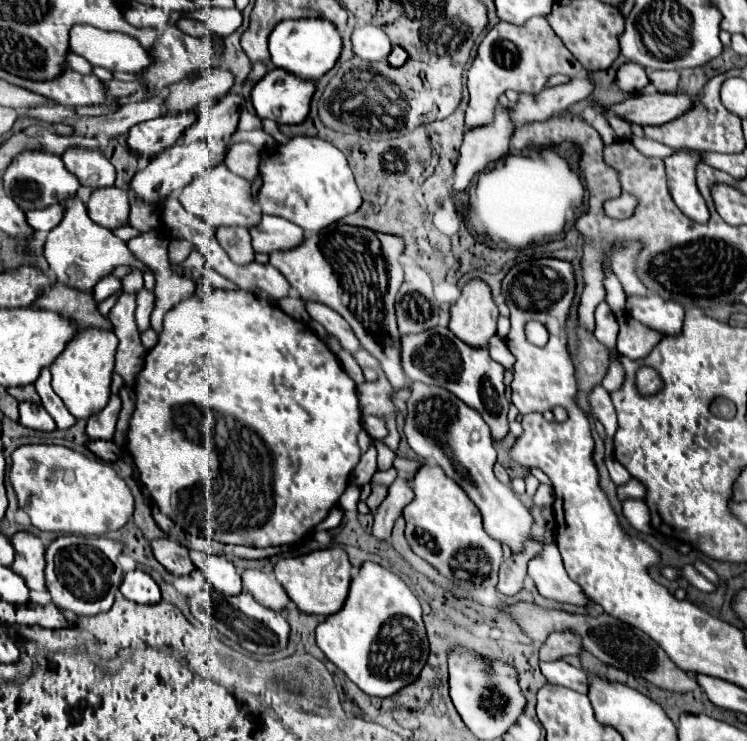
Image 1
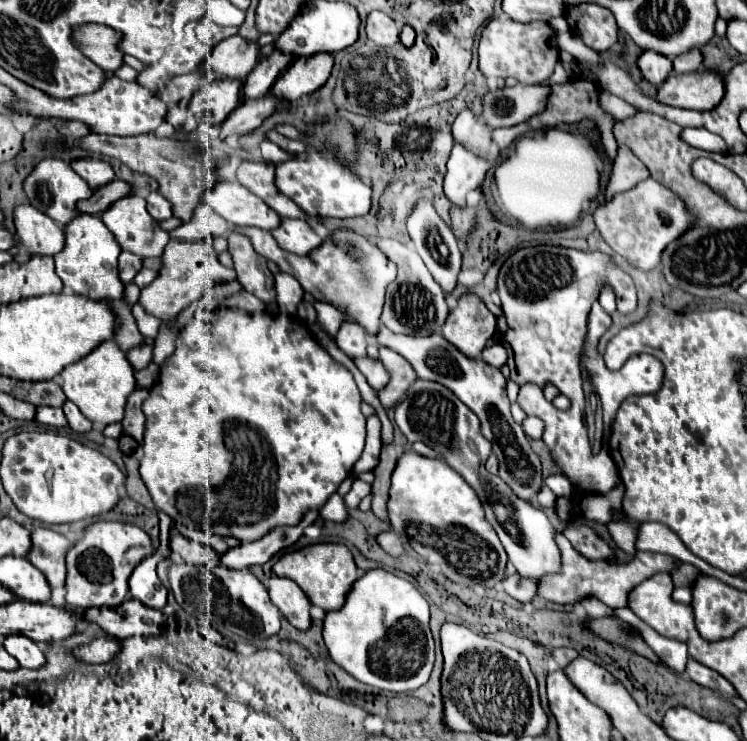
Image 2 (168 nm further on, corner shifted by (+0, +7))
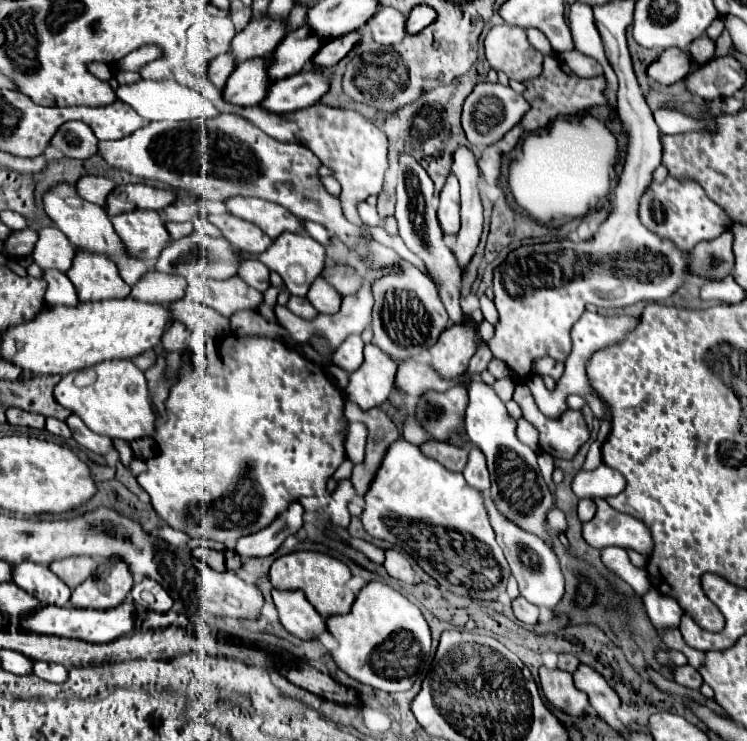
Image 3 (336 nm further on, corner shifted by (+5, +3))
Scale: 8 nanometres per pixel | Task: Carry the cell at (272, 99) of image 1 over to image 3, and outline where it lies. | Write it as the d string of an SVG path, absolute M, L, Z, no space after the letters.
M352 31L346 33L342 37L330 39L316 55L314 55L314 65L322 65L322 67L330 67L336 65L342 57L348 55L348 51L362 41L362 31Z

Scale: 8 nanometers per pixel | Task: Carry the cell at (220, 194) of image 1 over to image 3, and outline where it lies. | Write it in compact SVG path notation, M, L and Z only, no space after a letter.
M230 197L228 201L224 201L224 205L232 215L256 223L270 239L276 239L284 231L304 233L304 221L300 217L294 217L294 213L290 213L288 209L282 209L282 205L274 205L272 201Z

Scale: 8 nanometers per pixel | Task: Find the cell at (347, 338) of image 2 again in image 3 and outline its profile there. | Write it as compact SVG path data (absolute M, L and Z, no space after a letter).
M350 335L346 337L346 341L334 351L334 355L330 357L330 361L346 371L354 371L362 365L362 349L364 349L364 341L360 335Z

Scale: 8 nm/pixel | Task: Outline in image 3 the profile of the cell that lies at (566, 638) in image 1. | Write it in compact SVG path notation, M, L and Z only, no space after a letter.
M558 655L558 669L574 673L578 669L578 665L580 665L580 661L574 655Z

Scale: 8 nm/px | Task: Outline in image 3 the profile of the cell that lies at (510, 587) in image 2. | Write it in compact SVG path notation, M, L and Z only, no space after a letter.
M518 597L518 599L512 603L512 607L514 607L514 615L516 615L522 623L526 623L526 625L536 625L536 623L538 623L538 607L532 605L532 603L528 603L524 597Z

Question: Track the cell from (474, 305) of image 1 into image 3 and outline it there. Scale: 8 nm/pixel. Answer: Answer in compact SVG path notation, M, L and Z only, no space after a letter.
M466 319L466 325L452 325L440 335L438 343L430 349L430 367L442 379L454 379L468 369L468 361L474 353L474 323L472 319Z

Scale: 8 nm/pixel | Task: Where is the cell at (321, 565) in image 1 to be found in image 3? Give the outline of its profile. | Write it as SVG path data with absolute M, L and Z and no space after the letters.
M298 551L298 553L282 555L272 563L268 577L270 577L270 583L274 585L274 589L292 589L292 591L302 589L322 617L348 613L354 603L354 593L348 589L350 569L342 561L338 561L330 555L324 555L324 553Z

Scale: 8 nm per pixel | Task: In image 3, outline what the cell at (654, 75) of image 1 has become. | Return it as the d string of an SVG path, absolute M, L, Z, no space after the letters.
M702 35L702 37L698 37L690 45L690 51L688 53L690 53L690 57L692 57L692 61L696 65L702 65L702 63L706 63L706 61L710 61L714 57L714 49L716 49L714 41L708 35Z

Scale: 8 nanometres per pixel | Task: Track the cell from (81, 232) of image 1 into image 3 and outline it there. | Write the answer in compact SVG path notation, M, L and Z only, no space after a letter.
M78 251L74 265L66 271L68 279L74 283L80 301L104 301L104 299L124 299L130 295L130 285L118 277L118 269L108 257Z

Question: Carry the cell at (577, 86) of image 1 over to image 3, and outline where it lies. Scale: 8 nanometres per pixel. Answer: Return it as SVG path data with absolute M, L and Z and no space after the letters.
M478 83L474 91L466 97L464 107L462 107L462 129L466 133L466 139L474 147L486 147L494 145L494 141L500 141L530 109L528 101L512 91L510 87L502 83Z

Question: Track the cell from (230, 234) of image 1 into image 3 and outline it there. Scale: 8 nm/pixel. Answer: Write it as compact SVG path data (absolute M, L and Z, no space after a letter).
M246 259L242 261L240 269L238 269L238 275L254 289L258 291L266 291L270 287L270 269L266 265L262 265L260 261L256 259Z

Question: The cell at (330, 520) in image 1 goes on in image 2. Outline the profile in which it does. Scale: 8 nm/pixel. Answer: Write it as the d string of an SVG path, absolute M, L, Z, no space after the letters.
M309 511L303 521L297 525L297 527L279 527L279 529L273 529L271 533L267 533L265 537L257 539L257 541L251 541L251 543L241 543L233 549L227 549L227 553L221 555L221 563L227 567L227 569L235 569L235 571L241 571L253 563L267 563L277 551L281 551L283 547L289 547L293 545L301 535L303 535L303 529L309 527L311 523L315 523L319 517L317 511Z

